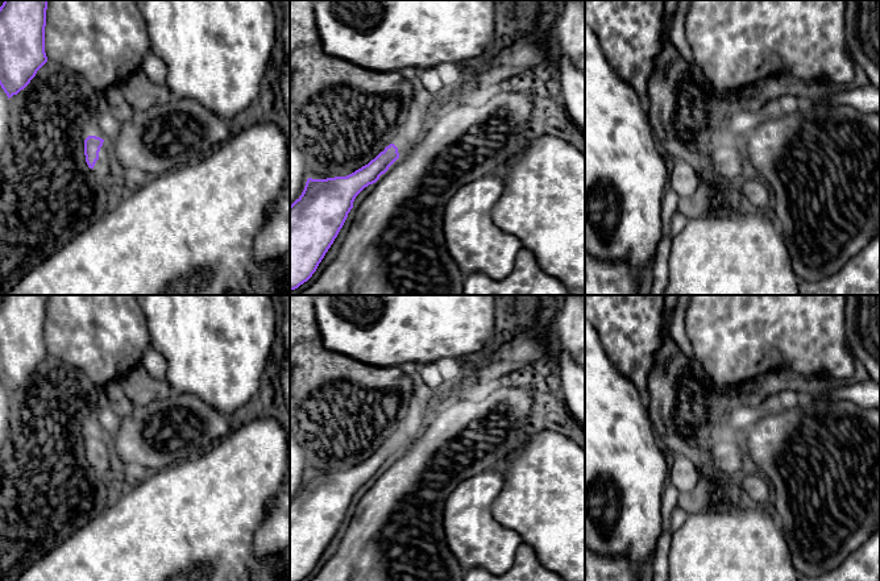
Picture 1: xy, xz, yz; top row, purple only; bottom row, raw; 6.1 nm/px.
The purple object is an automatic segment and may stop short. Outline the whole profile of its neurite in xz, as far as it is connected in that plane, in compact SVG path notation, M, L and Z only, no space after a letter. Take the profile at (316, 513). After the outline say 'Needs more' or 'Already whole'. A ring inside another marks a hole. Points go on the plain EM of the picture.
M404 426L397 427L383 447L346 472L307 474L302 490L290 501L290 581L300 581L312 572L343 523L356 491L389 465L403 448L400 441L407 435L408 429Z. Needs more

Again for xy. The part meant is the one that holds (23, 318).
M4 295L0 302L0 381L8 394L24 385L47 357L45 321L49 295Z. Already whole

